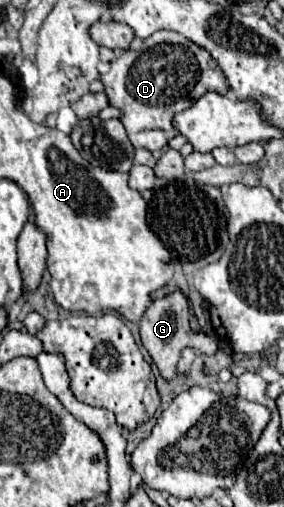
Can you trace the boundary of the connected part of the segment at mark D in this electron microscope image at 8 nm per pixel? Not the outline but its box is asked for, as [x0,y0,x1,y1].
[100,29,228,151]

